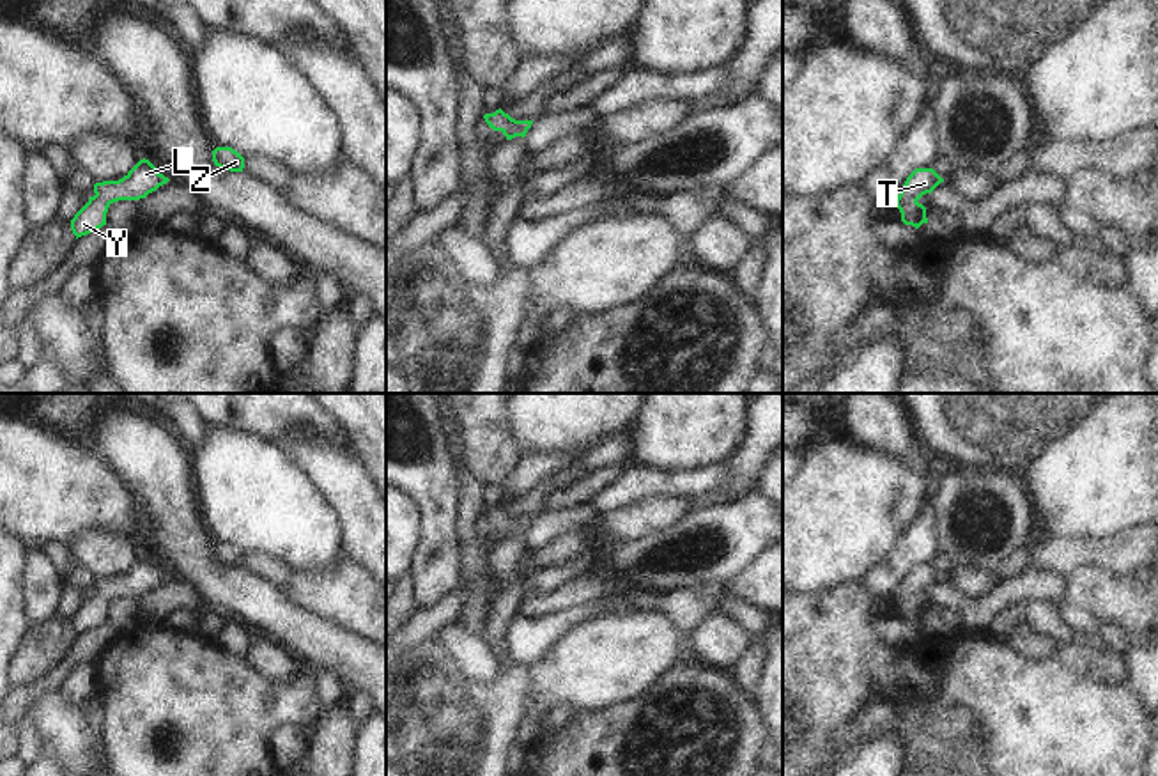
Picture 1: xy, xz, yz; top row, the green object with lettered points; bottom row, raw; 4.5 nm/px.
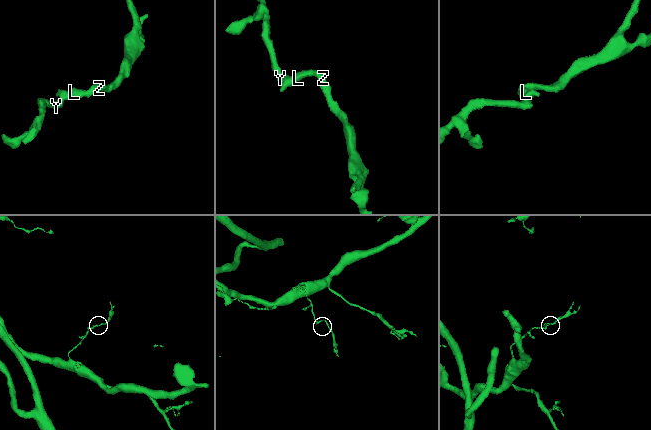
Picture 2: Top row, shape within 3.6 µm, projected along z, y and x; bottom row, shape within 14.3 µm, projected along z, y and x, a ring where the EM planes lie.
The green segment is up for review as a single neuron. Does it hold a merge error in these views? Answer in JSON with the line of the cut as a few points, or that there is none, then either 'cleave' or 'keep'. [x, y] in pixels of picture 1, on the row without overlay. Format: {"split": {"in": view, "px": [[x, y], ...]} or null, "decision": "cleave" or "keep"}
{"split": null, "decision": "keep"}

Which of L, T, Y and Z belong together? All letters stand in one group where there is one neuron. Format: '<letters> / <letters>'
L T Y Z

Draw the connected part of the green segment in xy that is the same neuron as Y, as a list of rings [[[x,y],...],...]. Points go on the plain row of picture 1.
[[[143,555],[122,576],[96,579],[96,592],[71,617],[73,631],[78,636],[101,625],[106,622],[106,609],[113,599],[145,595],[168,578],[168,574]]]

